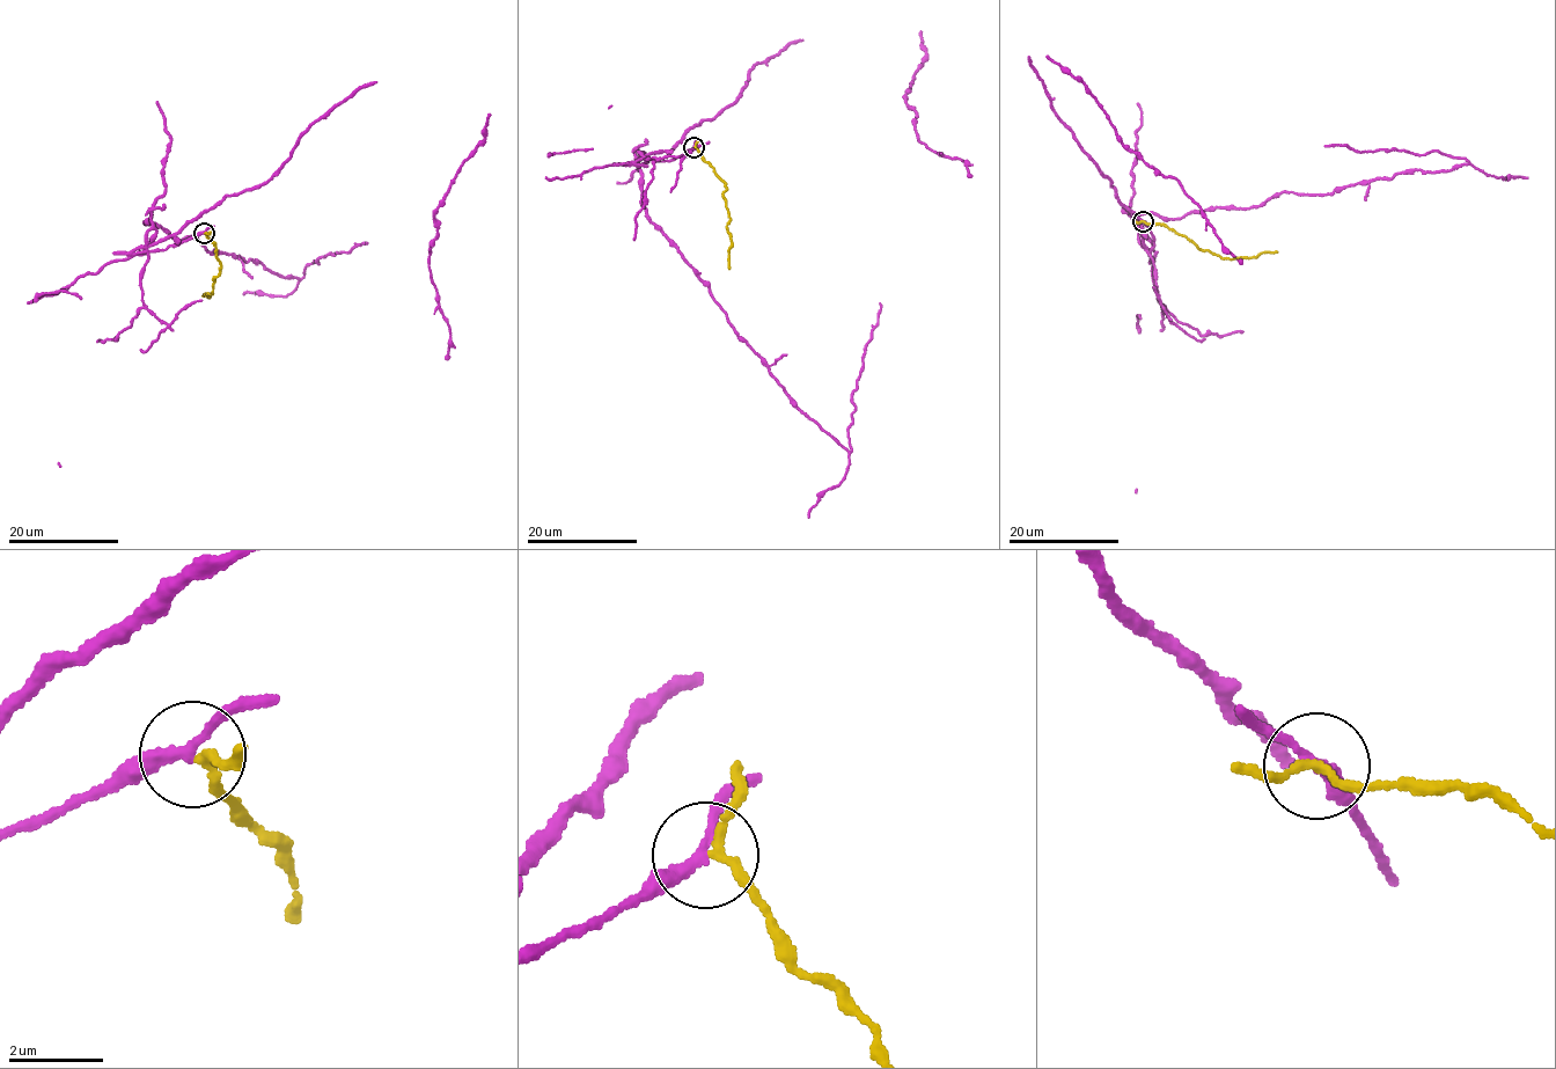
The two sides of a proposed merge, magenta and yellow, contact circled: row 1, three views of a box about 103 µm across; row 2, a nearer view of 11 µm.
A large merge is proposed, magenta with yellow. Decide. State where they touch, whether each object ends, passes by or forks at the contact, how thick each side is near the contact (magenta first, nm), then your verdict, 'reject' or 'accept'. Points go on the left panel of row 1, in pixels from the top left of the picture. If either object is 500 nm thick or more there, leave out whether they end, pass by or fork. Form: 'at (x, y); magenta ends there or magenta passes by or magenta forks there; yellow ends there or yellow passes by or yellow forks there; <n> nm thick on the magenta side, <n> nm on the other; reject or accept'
at (204, 233); magenta passes by; yellow passes by; 240 nm thick on the magenta side, 170 nm on the other; reject

